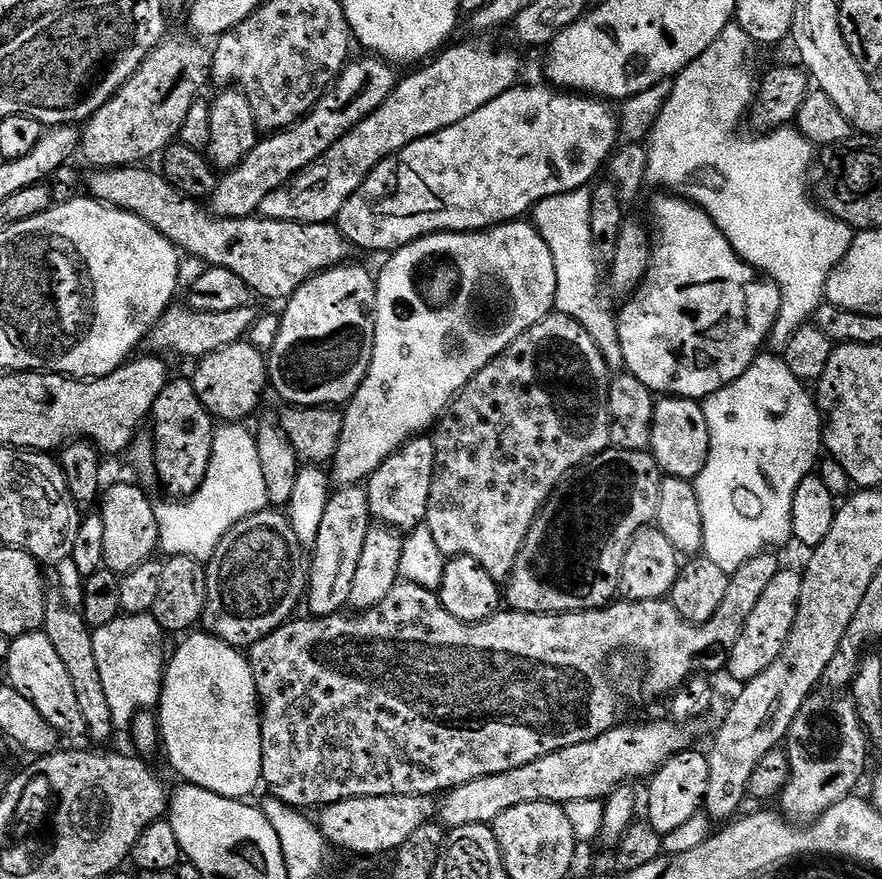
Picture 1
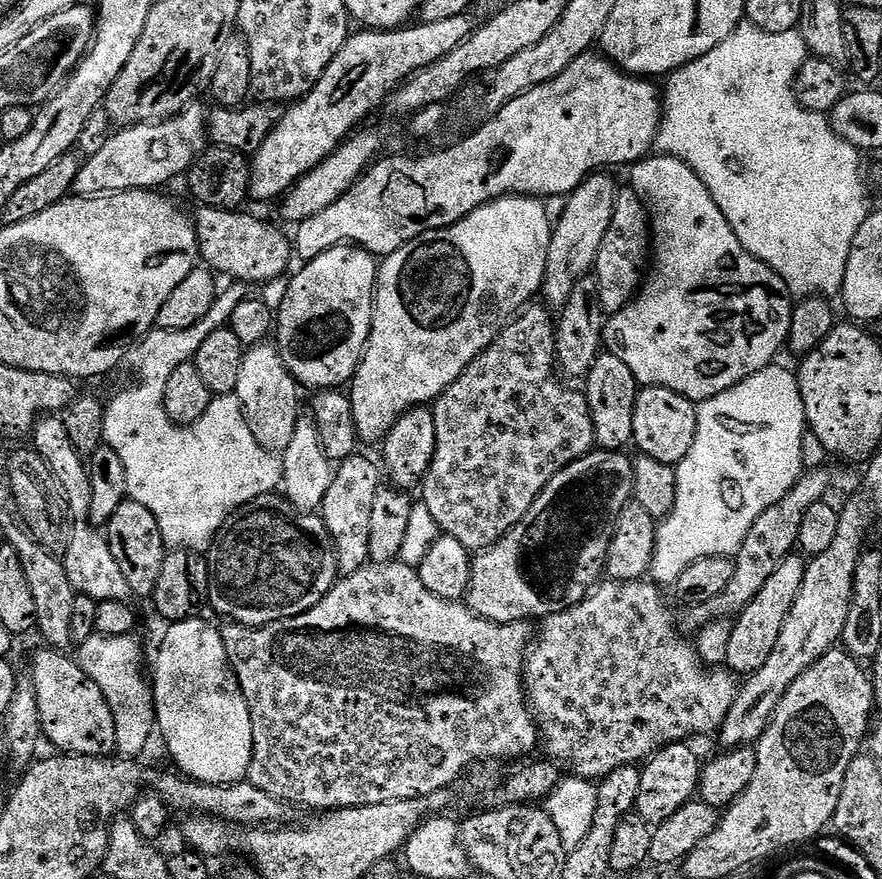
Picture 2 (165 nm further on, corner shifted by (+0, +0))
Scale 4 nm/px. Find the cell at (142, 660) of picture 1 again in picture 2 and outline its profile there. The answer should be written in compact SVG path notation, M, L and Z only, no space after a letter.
M92 634L83 641L78 663L82 671L106 694L116 726L116 752L124 758L140 758L158 732L156 701L152 698L149 673L144 672L144 648L135 635Z

